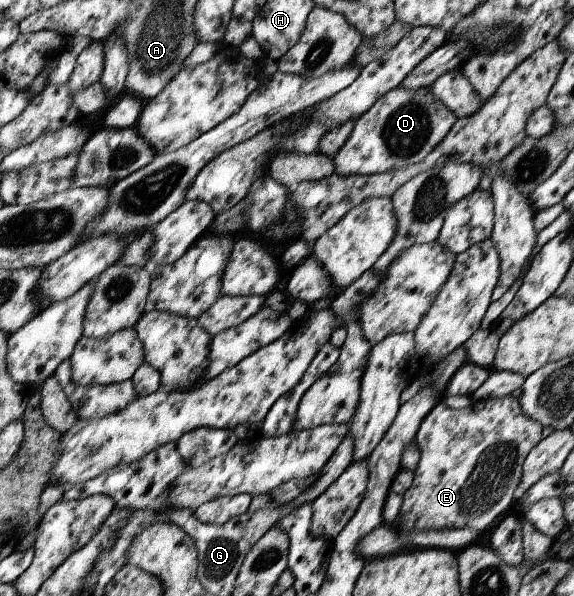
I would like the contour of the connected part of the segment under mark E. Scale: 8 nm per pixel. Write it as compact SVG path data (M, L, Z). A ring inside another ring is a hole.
M505 395L481 399L467 407L452 409L440 400L422 420L415 435L420 461L414 470L412 485L402 496L399 523L394 525L402 535L414 531L444 531L446 529L474 529L483 533L496 526L500 515L506 516L515 508L515 489L523 474L526 456L542 441L542 425L528 419L520 409L519 398Z

